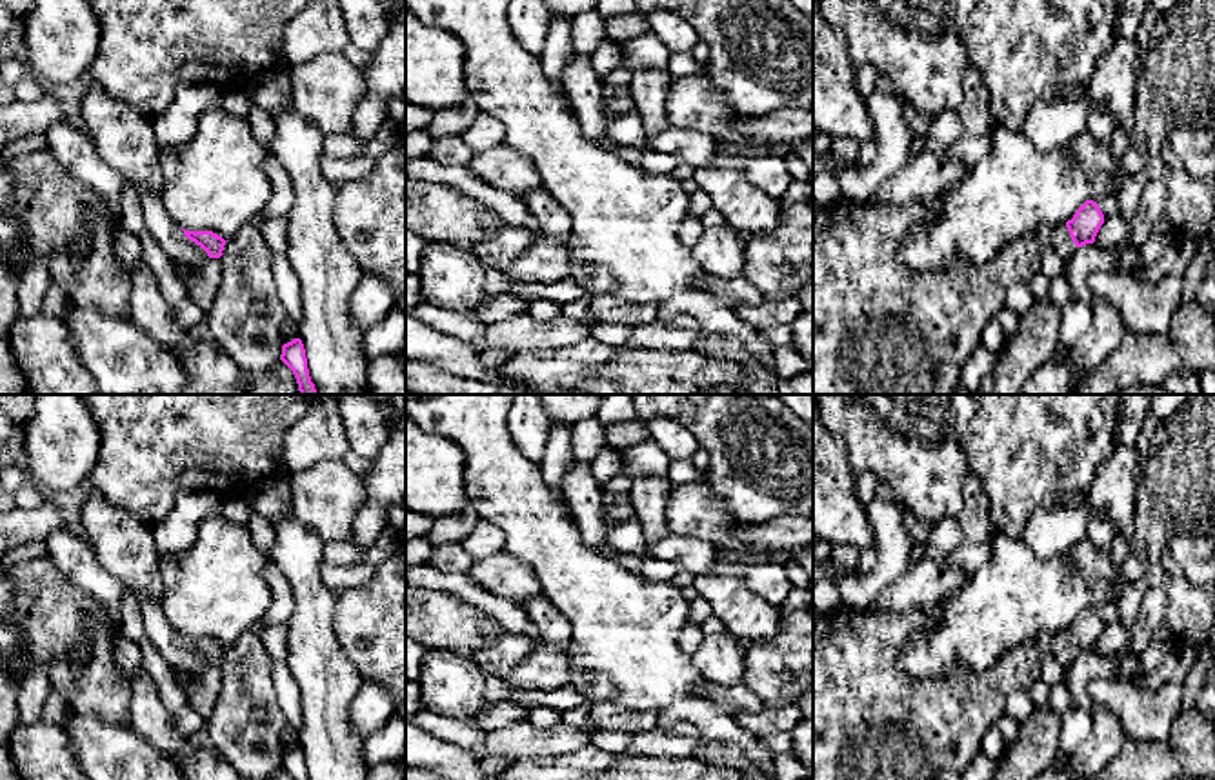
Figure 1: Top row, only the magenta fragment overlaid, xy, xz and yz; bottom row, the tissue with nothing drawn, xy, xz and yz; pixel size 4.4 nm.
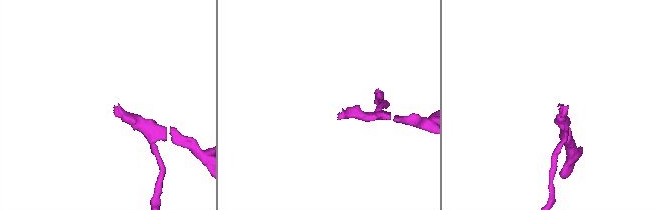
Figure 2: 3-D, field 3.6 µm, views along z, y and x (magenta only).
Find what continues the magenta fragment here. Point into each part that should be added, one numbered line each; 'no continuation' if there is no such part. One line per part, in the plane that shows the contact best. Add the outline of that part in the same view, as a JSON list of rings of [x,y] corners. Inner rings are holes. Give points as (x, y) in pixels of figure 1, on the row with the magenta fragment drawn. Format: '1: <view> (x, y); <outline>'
1: xy (173, 240); [[[144,185],[135,187],[142,202],[146,229],[158,240],[164,251],[173,260],[182,260],[193,265],[206,262],[209,258],[207,253],[191,242],[184,231],[169,218],[160,195],[149,191]]]

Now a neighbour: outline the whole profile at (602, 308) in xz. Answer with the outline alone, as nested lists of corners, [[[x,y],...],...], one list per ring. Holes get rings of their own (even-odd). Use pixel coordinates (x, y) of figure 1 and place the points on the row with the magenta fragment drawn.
[[[595,295],[589,304],[589,316],[602,324],[642,325],[658,318],[655,304],[629,304],[608,295]]]

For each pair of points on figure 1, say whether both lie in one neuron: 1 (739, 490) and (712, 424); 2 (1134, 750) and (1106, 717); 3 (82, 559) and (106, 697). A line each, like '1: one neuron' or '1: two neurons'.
1: one neuron
2: two neurons
3: two neurons

